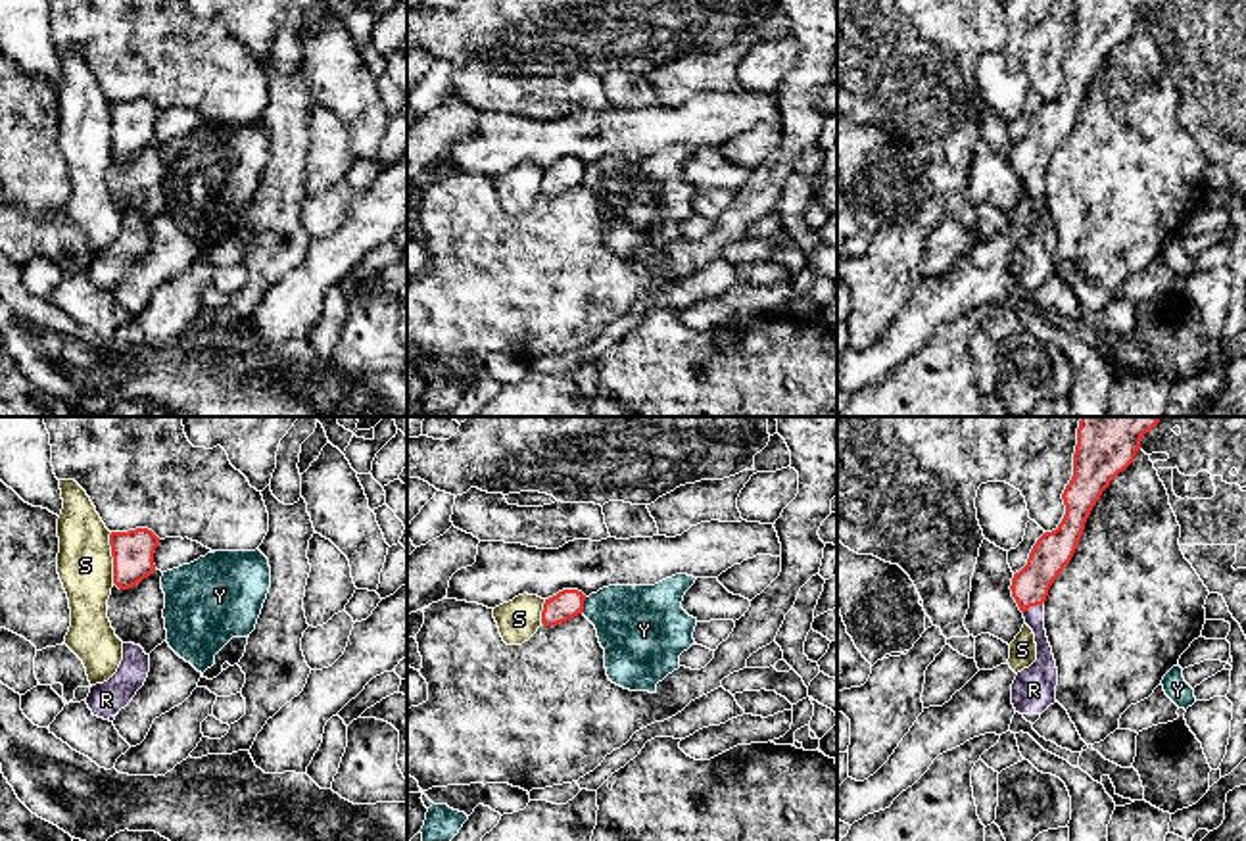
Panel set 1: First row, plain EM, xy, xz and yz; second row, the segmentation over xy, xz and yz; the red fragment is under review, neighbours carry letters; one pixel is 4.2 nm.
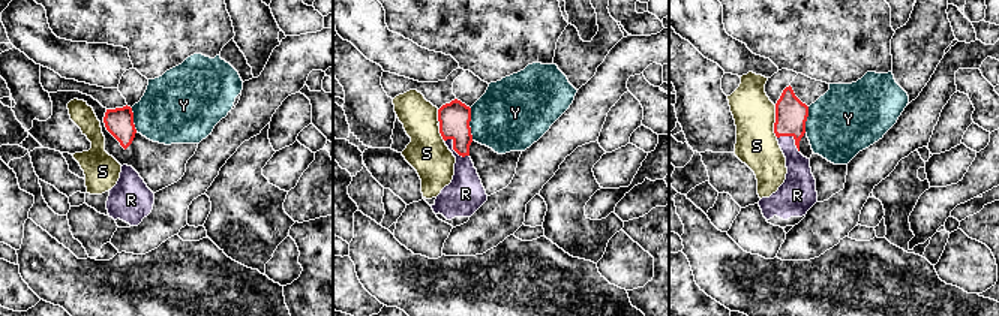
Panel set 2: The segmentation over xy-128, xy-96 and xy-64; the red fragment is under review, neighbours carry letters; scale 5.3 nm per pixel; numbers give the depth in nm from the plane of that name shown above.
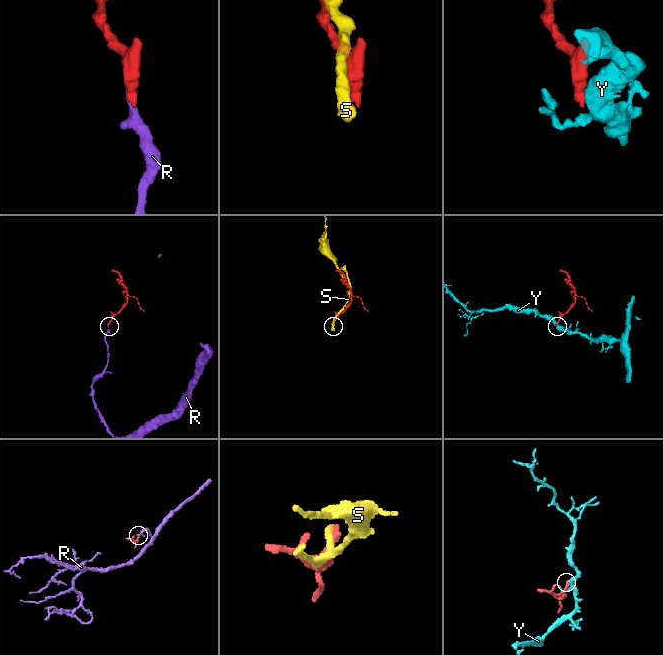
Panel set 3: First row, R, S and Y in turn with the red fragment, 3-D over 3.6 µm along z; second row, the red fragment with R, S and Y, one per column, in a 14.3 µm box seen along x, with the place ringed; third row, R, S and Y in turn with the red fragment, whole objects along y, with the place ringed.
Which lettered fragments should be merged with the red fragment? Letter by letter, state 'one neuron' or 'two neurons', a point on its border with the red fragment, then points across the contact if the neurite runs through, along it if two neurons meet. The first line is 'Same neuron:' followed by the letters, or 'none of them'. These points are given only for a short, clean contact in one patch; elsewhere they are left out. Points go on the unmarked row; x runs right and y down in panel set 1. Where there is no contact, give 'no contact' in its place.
Same neuron: R
R: one neuron | yz (1033, 175) | across yz (1030, 156), (1033, 175), (1045, 233)
S: two neurons | xy (112, 125)
Y: two neurons | xz (582, 175) | along xz (586, 168), (580, 183)

